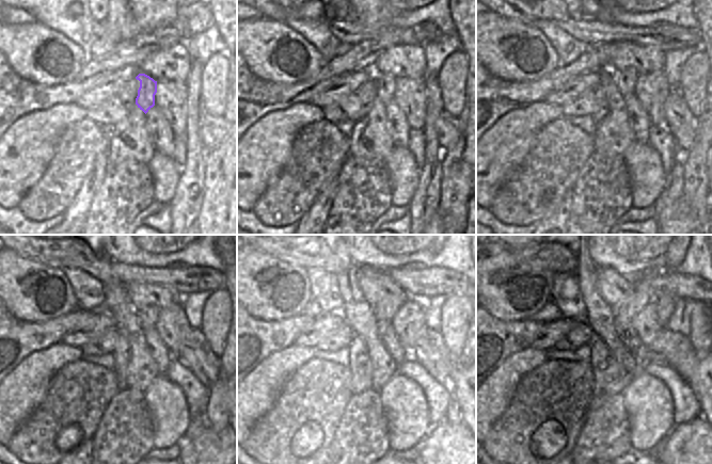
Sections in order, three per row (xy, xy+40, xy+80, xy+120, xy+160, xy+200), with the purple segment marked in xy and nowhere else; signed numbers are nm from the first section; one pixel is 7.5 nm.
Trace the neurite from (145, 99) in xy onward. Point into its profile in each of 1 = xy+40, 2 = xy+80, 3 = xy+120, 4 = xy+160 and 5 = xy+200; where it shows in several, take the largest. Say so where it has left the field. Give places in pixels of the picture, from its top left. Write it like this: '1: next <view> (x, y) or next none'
1: next xy+40 (385, 82)
2: next xy+80 (626, 80)
3: next xy+120 (147, 317)
4: next xy+160 (385, 309)
5: next xy+200 (642, 296)

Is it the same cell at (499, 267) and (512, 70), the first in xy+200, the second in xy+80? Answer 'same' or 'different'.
same

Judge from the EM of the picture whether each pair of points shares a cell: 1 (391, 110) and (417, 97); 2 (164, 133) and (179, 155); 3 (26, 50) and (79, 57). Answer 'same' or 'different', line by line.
1: different
2: different
3: same

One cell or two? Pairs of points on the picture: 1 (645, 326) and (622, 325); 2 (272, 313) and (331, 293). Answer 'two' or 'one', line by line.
1: two
2: two

